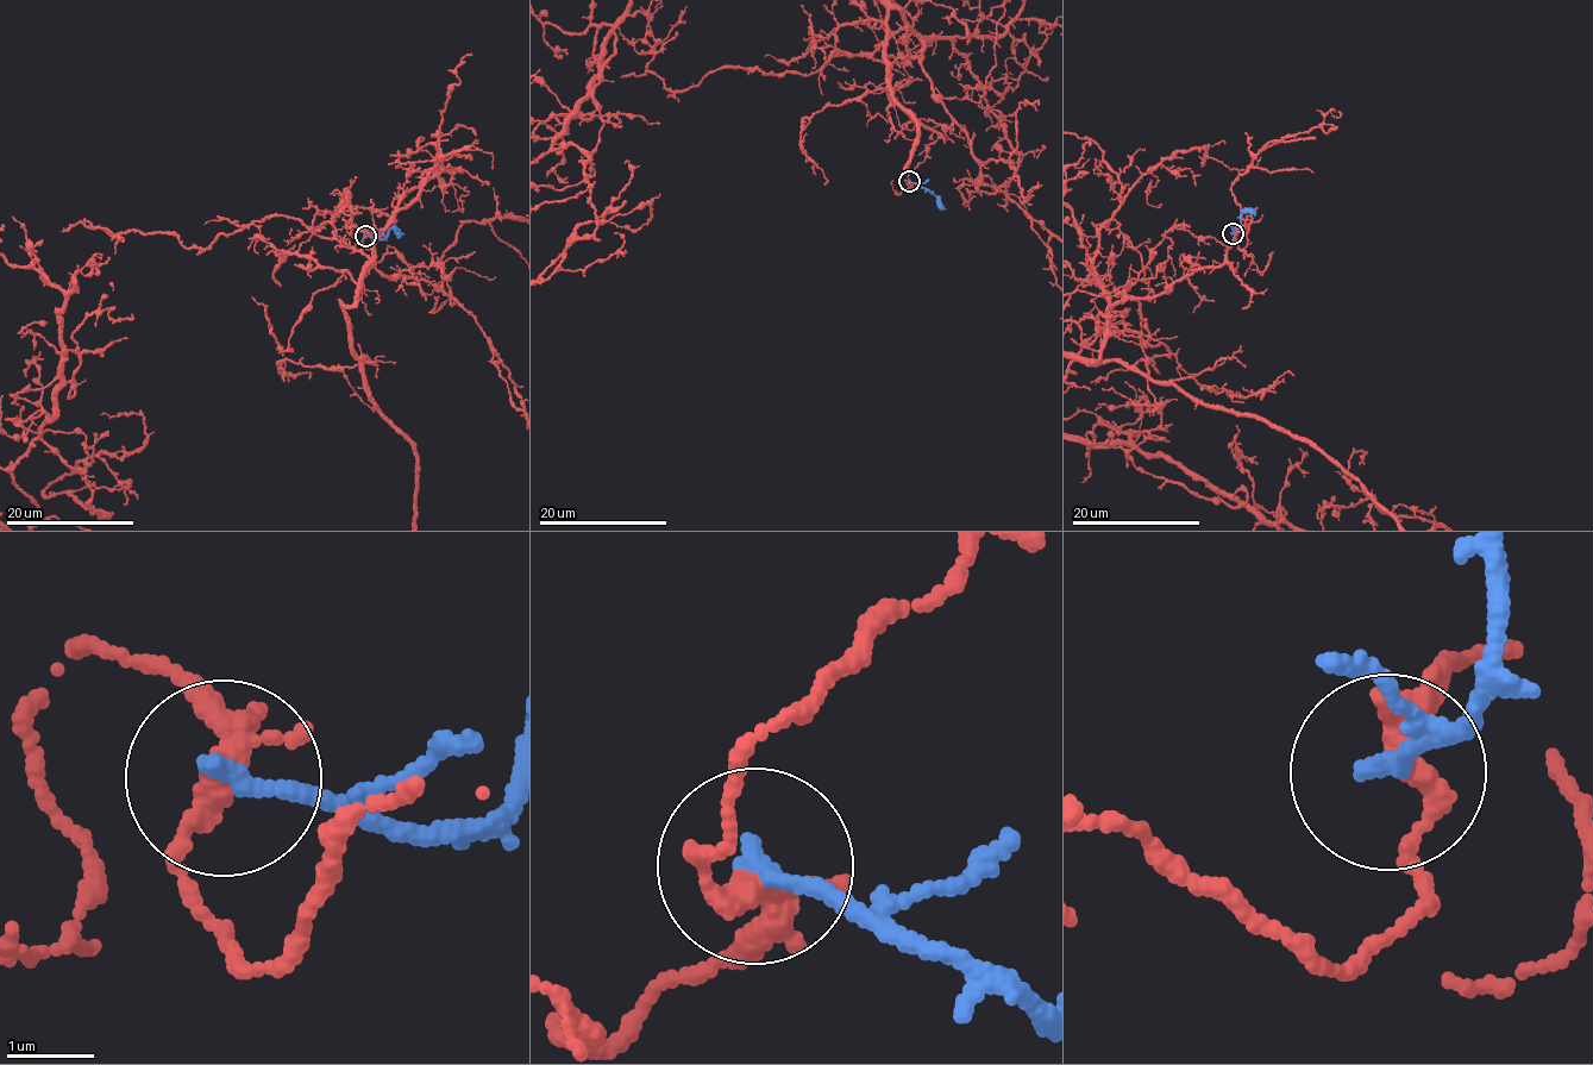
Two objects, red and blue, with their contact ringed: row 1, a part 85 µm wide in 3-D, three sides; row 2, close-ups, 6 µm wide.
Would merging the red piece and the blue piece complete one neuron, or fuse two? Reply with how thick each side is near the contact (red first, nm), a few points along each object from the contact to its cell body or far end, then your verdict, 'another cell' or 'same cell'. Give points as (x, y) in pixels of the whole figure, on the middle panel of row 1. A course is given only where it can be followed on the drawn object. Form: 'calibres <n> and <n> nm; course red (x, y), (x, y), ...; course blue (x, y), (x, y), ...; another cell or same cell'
calibres 240 and 200 nm; course blue (909, 182), (926, 189), (942, 210); another cell

